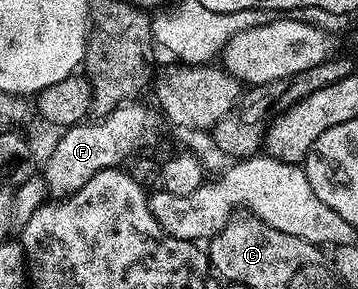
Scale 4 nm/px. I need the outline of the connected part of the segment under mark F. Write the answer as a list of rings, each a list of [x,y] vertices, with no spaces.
[[[141,103],[120,104],[111,114],[76,124],[74,128],[66,128],[58,135],[61,137],[43,169],[50,197],[70,196],[75,190],[87,186],[87,182],[91,182],[95,174],[124,165],[130,158],[136,157],[144,149],[141,147],[145,143],[156,138],[158,109],[148,108]]]

